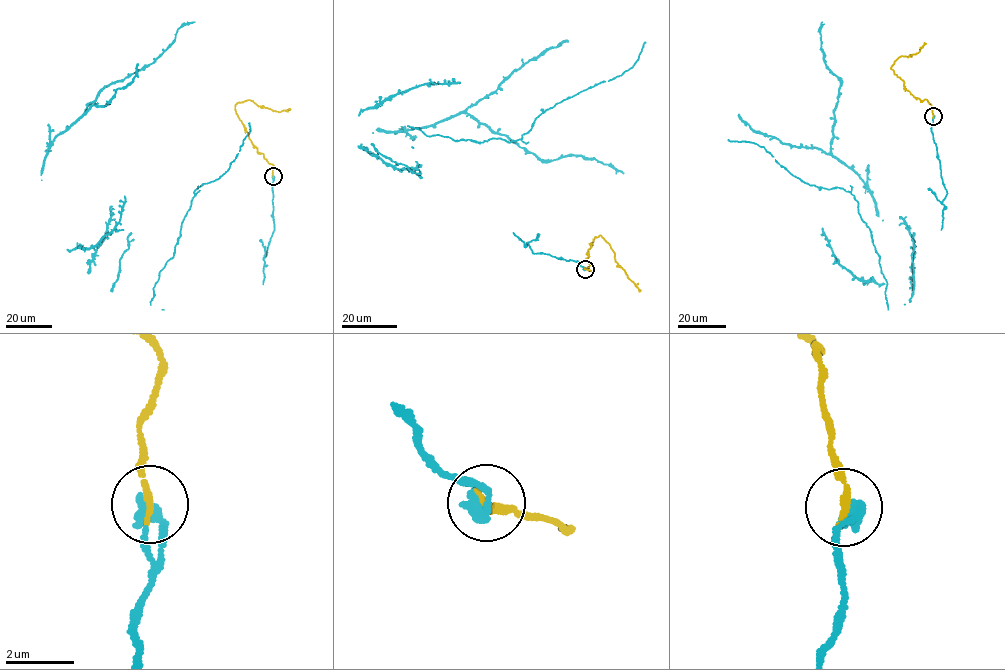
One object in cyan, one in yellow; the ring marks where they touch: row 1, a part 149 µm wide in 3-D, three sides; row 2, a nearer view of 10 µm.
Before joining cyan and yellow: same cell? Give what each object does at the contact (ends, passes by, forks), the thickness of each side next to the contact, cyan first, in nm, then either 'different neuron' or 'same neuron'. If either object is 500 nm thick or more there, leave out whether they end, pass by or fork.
cyan ends | yellow ends | 440/220 nm | same neuron

